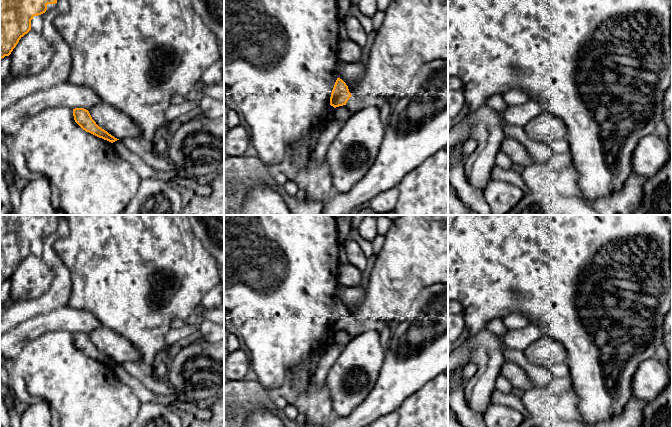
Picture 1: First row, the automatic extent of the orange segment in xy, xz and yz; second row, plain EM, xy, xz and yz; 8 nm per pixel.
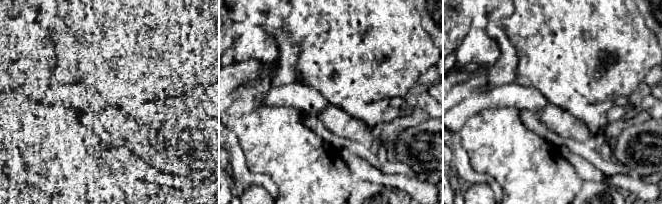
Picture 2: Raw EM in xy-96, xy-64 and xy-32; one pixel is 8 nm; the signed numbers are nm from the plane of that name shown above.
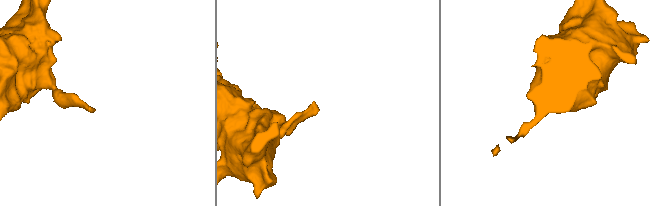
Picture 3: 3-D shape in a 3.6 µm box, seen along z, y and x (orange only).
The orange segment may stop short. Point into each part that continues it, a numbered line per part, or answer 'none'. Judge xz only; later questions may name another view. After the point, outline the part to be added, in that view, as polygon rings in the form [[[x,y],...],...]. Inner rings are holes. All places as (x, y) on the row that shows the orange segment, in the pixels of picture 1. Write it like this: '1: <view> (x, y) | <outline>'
1: xz (354, 104) | [[[352,95],[346,103],[346,107],[352,112],[355,113],[363,108],[370,106],[371,104],[378,103],[378,101],[366,99],[363,100],[360,97]]]

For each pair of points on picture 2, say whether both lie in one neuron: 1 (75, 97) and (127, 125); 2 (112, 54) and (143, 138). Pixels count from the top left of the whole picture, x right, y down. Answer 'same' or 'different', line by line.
1: different
2: different

